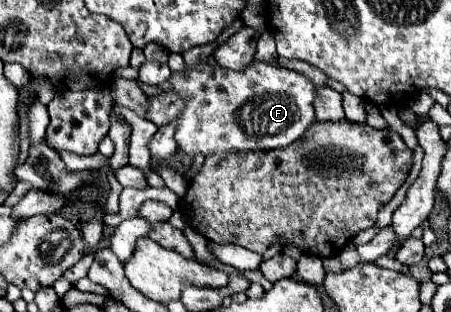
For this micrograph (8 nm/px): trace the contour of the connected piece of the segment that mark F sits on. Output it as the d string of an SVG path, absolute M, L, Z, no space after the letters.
M258 61L250 63L244 71L232 71L222 69L214 63L204 63L198 69L186 69L180 73L174 73L170 77L170 83L178 95L186 101L186 109L182 111L182 117L178 117L178 129L176 129L176 143L190 153L192 157L196 153L246 153L250 149L276 149L286 147L294 143L302 133L314 123L314 83L286 67L276 65L262 65Z

